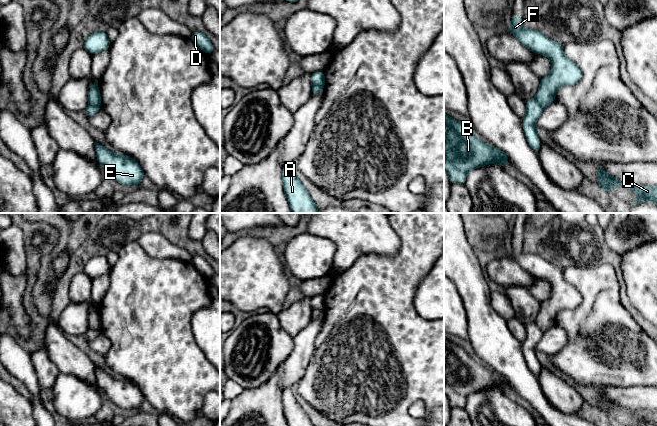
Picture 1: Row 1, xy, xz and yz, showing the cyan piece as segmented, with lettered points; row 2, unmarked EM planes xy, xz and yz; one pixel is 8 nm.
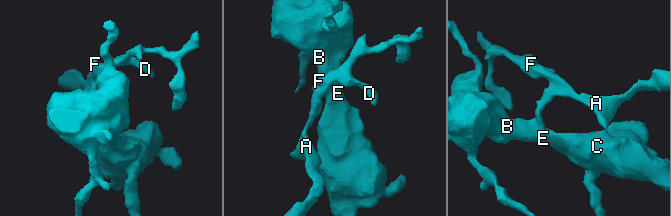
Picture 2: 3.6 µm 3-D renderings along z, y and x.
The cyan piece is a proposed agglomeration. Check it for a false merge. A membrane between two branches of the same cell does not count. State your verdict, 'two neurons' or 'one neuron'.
two neurons

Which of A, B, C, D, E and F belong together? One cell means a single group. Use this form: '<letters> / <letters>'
A D F / B C E

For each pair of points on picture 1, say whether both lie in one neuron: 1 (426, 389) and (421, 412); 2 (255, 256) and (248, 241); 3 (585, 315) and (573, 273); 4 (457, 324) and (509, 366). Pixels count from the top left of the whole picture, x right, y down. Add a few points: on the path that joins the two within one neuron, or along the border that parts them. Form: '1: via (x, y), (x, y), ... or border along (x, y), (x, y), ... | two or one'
1: border along (433, 409), (416, 401), (407, 412) | two
2: via (251, 252), (248, 249), (248, 245) | one
3: via (587, 305), (587, 287), (583, 283) | one
4: border along (464, 309), (469, 340) | two

